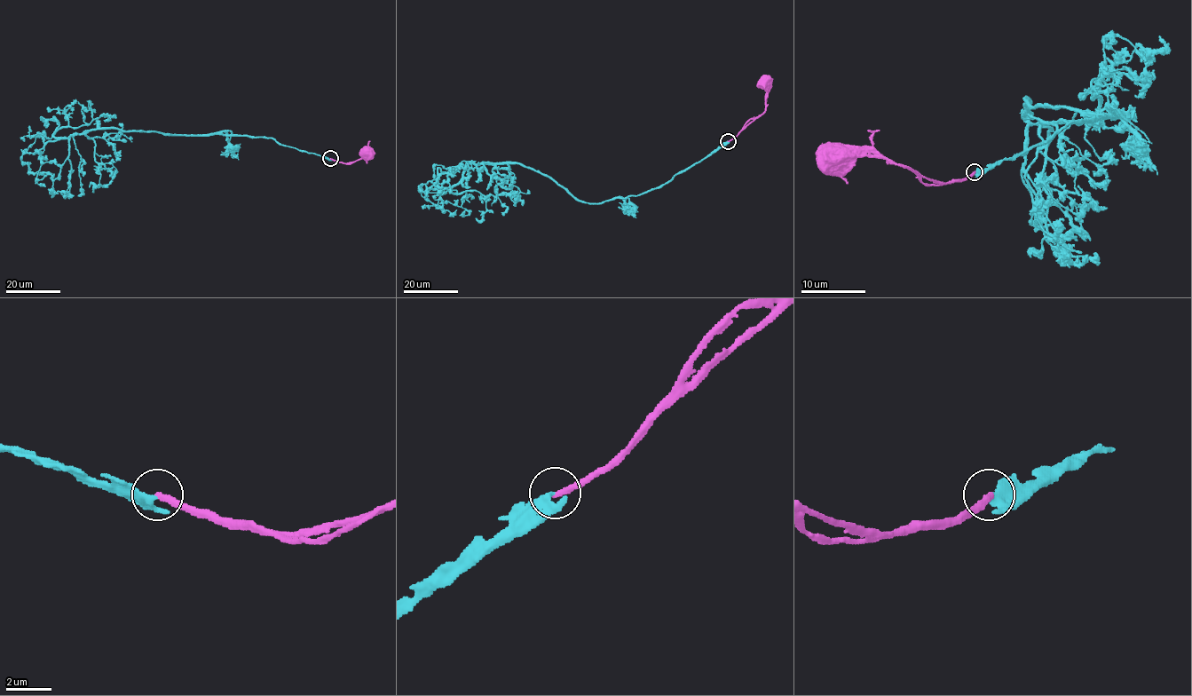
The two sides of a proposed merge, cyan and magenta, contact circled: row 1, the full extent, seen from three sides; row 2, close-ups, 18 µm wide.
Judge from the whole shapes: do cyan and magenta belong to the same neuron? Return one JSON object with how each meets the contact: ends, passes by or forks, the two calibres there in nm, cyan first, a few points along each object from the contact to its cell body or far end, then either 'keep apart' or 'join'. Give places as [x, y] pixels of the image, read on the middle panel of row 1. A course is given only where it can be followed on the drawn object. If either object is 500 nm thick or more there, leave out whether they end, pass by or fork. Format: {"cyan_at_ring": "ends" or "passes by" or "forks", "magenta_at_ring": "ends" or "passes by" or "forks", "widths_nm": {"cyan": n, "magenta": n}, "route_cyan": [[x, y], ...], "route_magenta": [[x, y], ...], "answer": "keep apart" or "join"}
{"cyan_at_ring": "passes by", "magenta_at_ring": "ends", "widths_nm": {"cyan": 240, "magenta": 280}, "route_cyan": [[728, 141], [659, 186], [600, 202], [577, 201], [518, 163], [470, 163], [451, 191], [490, 194], [475, 218]], "route_magenta": [[728, 141], [765, 110], [767, 90], [763, 86]], "answer": "keep apart"}

